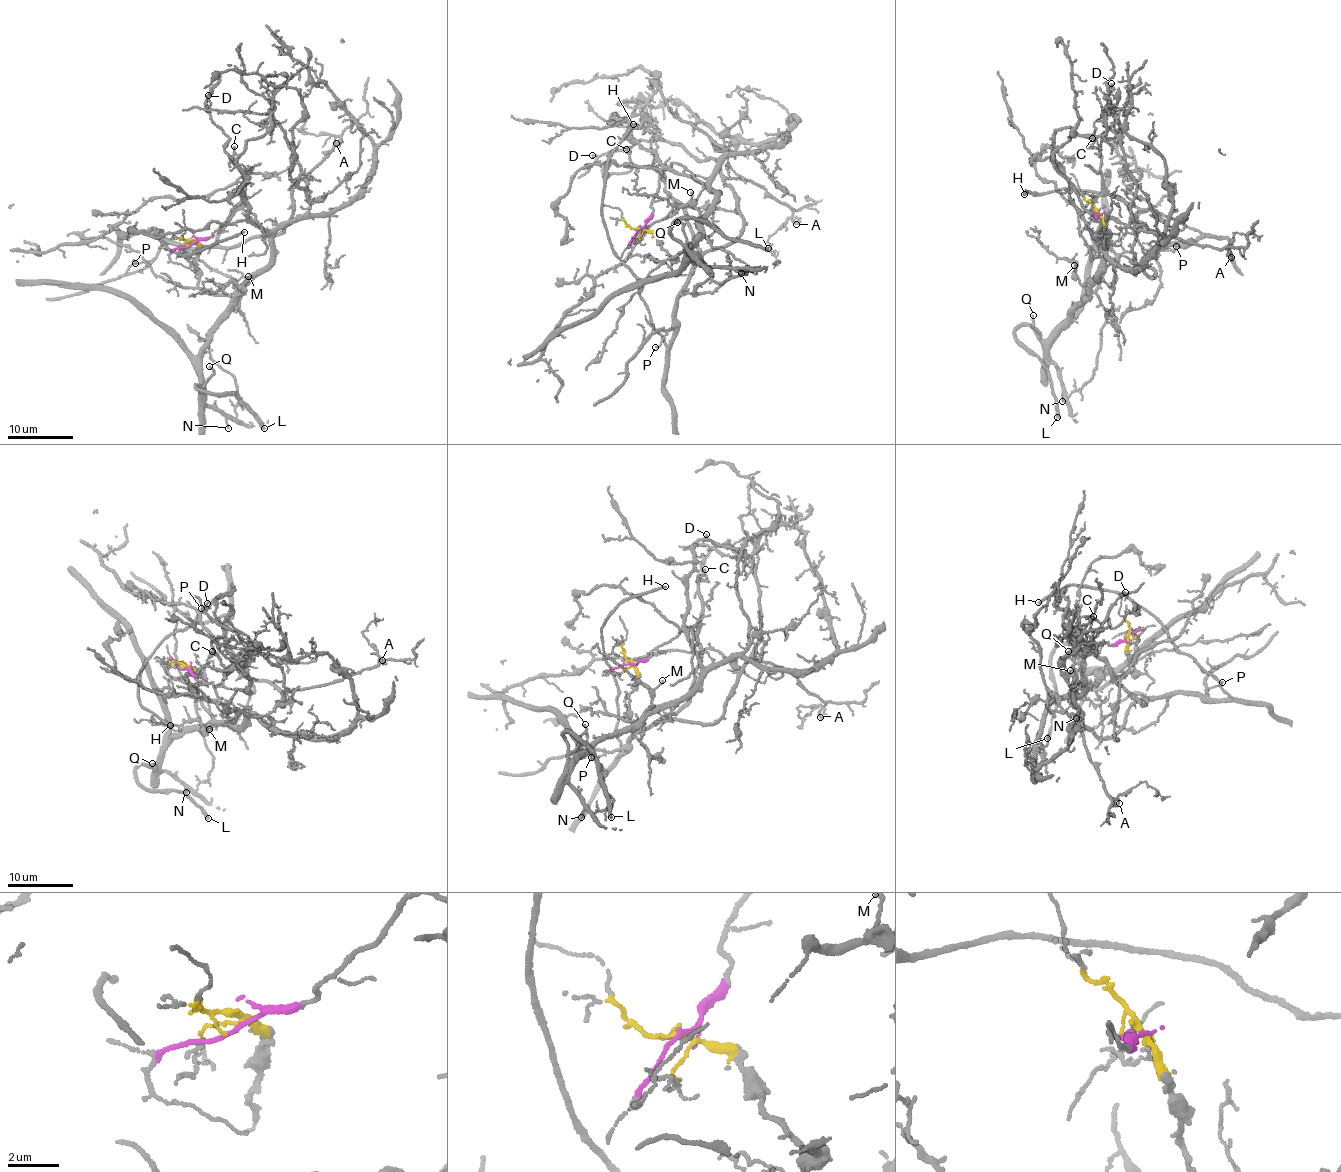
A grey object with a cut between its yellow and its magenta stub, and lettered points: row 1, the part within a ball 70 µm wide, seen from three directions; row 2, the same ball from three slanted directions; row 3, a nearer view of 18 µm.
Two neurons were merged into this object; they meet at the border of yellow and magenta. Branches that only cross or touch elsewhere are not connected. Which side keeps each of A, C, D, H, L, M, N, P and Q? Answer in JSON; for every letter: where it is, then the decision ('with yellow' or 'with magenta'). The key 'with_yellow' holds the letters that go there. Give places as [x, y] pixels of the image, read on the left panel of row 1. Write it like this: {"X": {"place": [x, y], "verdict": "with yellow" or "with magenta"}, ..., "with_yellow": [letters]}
{"A": {"place": [336, 143], "verdict": "with magenta"}, "C": {"place": [234, 146], "verdict": "with magenta"}, "D": {"place": [208, 95], "verdict": "with magenta"}, "H": {"place": [244, 232], "verdict": "with magenta"}, "L": {"place": [264, 428], "verdict": "with yellow"}, "M": {"place": [248, 276], "verdict": "with yellow"}, "N": {"place": [228, 428], "verdict": "with yellow"}, "P": {"place": [135, 263], "verdict": "with magenta"}, "Q": {"place": [209, 366], "verdict": "with yellow"}, "with_yellow": ["L", "M", "N", "Q"]}

